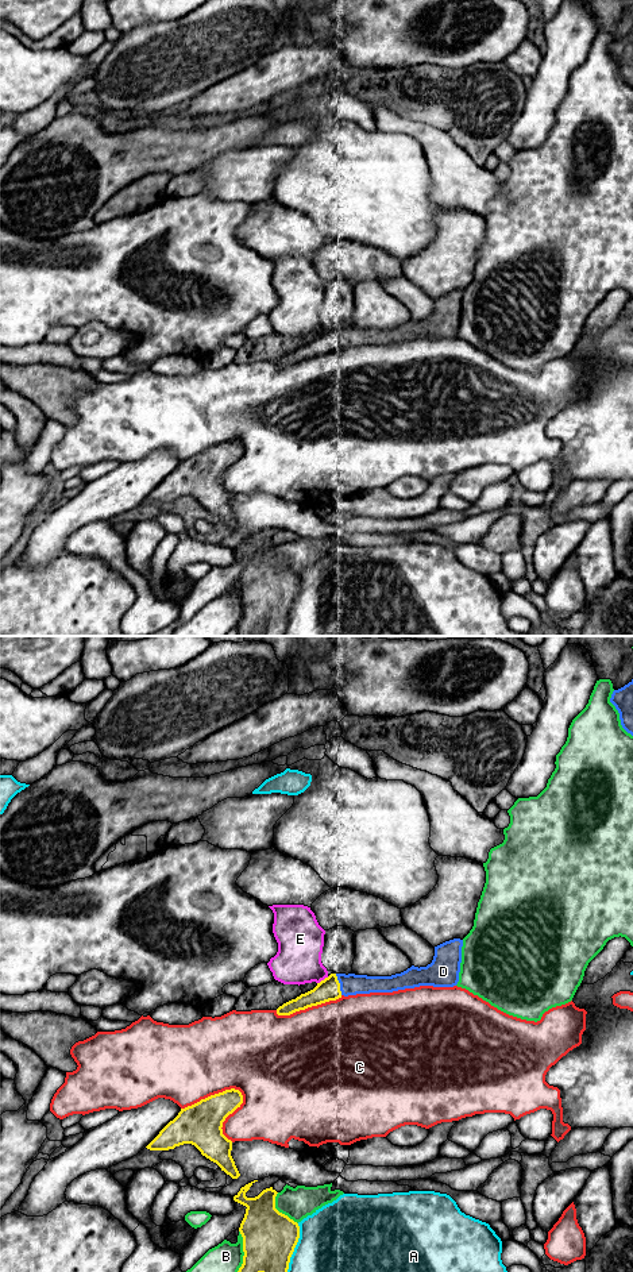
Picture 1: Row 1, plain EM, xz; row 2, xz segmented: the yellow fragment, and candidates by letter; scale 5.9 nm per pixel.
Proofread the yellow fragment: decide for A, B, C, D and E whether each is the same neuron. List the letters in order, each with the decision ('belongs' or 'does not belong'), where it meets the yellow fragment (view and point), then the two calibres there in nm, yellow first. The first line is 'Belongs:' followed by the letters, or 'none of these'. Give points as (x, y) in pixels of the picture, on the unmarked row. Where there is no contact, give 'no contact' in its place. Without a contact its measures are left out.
Belongs: D
A: does not belong | xz (292, 605) | 320/500 nm
B: does not belong | xz (244, 606) | 320/220 nm
C: does not belong | xz (212, 447) | 260/460 nm
D: belongs | xz (339, 336) | 130/130 nm
E: does not belong | xz (324, 331) | 130/280 nm

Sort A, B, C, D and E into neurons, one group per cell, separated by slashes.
A / B / C / D / E

